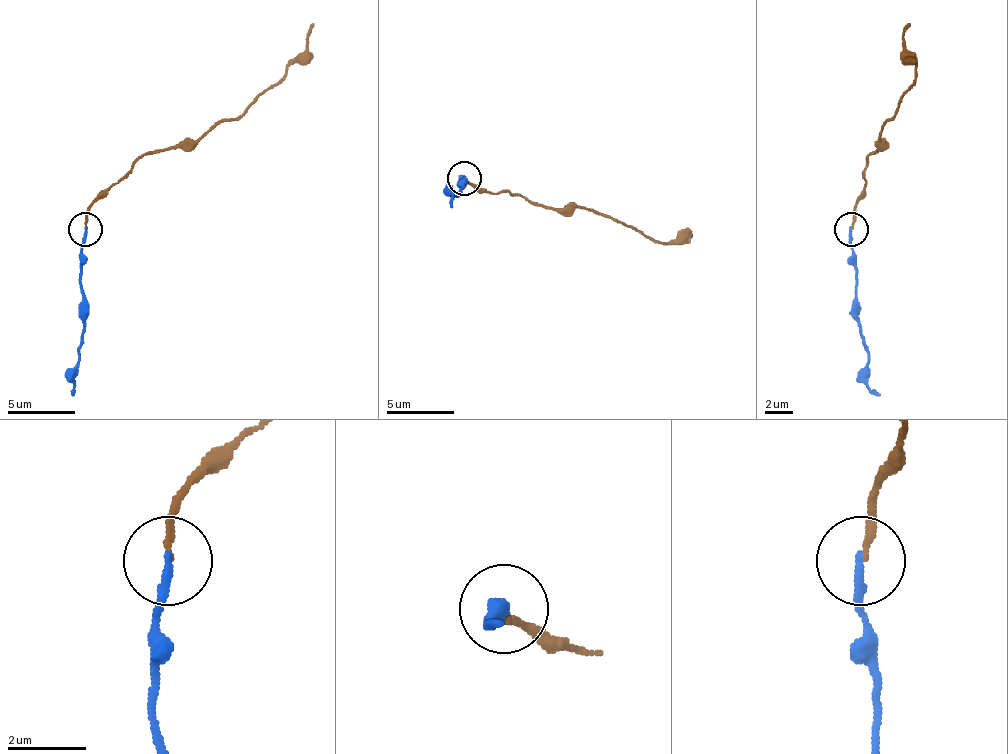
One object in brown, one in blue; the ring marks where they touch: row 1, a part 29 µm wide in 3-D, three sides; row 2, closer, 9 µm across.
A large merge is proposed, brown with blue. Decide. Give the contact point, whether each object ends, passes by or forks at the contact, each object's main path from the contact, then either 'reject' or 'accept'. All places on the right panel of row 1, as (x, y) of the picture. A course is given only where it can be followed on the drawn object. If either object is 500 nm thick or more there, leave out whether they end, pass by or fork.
place (851, 229); brown ends; blue ends; course brown (851, 228), (872, 153), (882, 143), (879, 140), (916, 75), (916, 62), (902, 48), (909, 24); course blue (851, 228), (858, 334), (868, 354), (868, 384), (879, 395); accept

